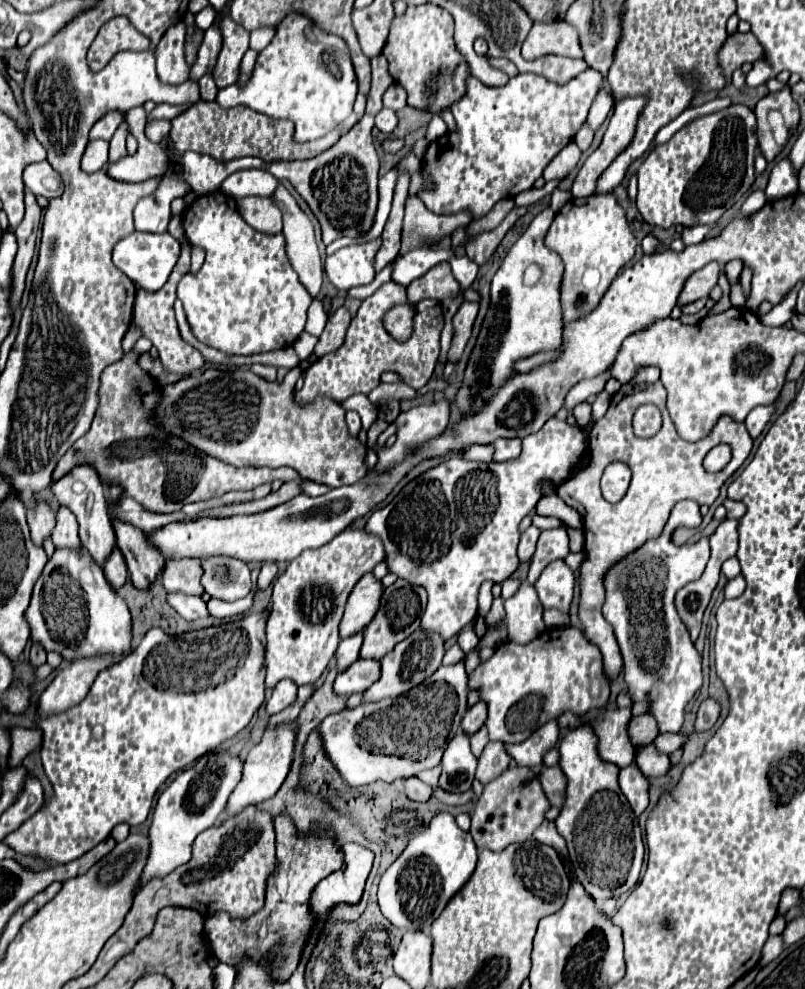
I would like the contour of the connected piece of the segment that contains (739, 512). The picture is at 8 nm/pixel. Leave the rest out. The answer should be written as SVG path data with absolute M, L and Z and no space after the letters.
M726 499L726 501L724 501L724 507L728 509L728 517L732 517L732 519L740 519L740 517L744 517L744 513L746 513L746 505L740 503L740 501L730 501L730 499Z

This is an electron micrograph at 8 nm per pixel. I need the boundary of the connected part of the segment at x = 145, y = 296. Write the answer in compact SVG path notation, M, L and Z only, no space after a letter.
M182 243L180 261L176 263L176 269L172 269L168 283L164 283L164 289L160 289L160 293L138 293L136 303L134 303L134 323L138 323L142 327L144 337L148 337L152 341L152 345L158 349L158 357L160 357L162 365L172 373L184 373L184 375L194 373L204 365L204 357L180 337L178 325L174 319L176 285L184 277L184 273L188 273L188 271L190 271L190 245Z

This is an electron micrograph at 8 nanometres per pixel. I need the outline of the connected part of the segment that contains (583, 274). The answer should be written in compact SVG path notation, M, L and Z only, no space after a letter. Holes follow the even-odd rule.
M594 193L586 199L570 199L554 217L548 233L546 247L556 251L564 261L562 279L562 311L564 323L580 319L600 303L600 297L614 281L618 271L634 257L636 237L628 227L628 219L614 193ZM590 271L596 271L590 277Z

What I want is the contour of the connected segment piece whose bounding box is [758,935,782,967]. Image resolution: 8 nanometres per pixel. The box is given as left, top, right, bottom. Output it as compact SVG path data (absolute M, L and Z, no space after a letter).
M774 935L774 937L770 937L768 941L766 941L766 945L764 945L764 951L762 951L762 959L760 959L760 967L764 967L764 965L768 965L770 961L774 961L778 955L780 955L780 951L782 951L782 935Z

